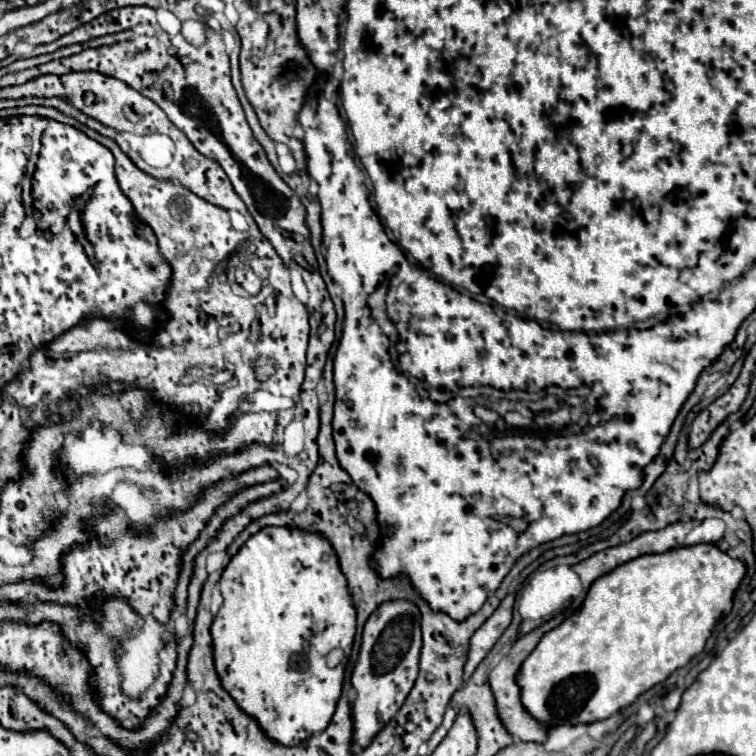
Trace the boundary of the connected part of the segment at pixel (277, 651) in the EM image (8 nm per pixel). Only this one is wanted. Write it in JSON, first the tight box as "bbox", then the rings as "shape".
{"bbox":[210,526,356,746],"shape":[[[268,526],[268,528],[260,530],[258,534],[250,536],[250,540],[240,548],[240,552],[230,560],[230,564],[226,566],[226,570],[224,570],[224,574],[220,578],[220,590],[222,590],[222,596],[224,596],[224,604],[222,604],[218,616],[214,618],[210,632],[212,632],[212,644],[214,644],[216,672],[220,676],[222,686],[226,688],[226,692],[234,698],[234,702],[240,706],[240,710],[244,714],[248,714],[250,718],[254,718],[258,722],[258,726],[262,728],[262,732],[270,740],[274,740],[274,742],[278,742],[282,746],[296,746],[302,740],[310,738],[312,734],[322,732],[328,726],[328,722],[330,722],[330,718],[334,714],[334,708],[336,708],[336,702],[338,702],[340,690],[342,690],[342,676],[344,676],[344,664],[338,664],[336,668],[328,668],[326,656],[334,648],[342,648],[346,652],[346,656],[348,656],[348,652],[352,648],[352,638],[354,638],[354,632],[356,632],[356,610],[352,606],[346,578],[340,572],[338,558],[334,554],[330,542],[324,536],[320,536],[320,534],[308,534],[308,532],[302,532],[298,528],[274,528],[274,526]]]}

